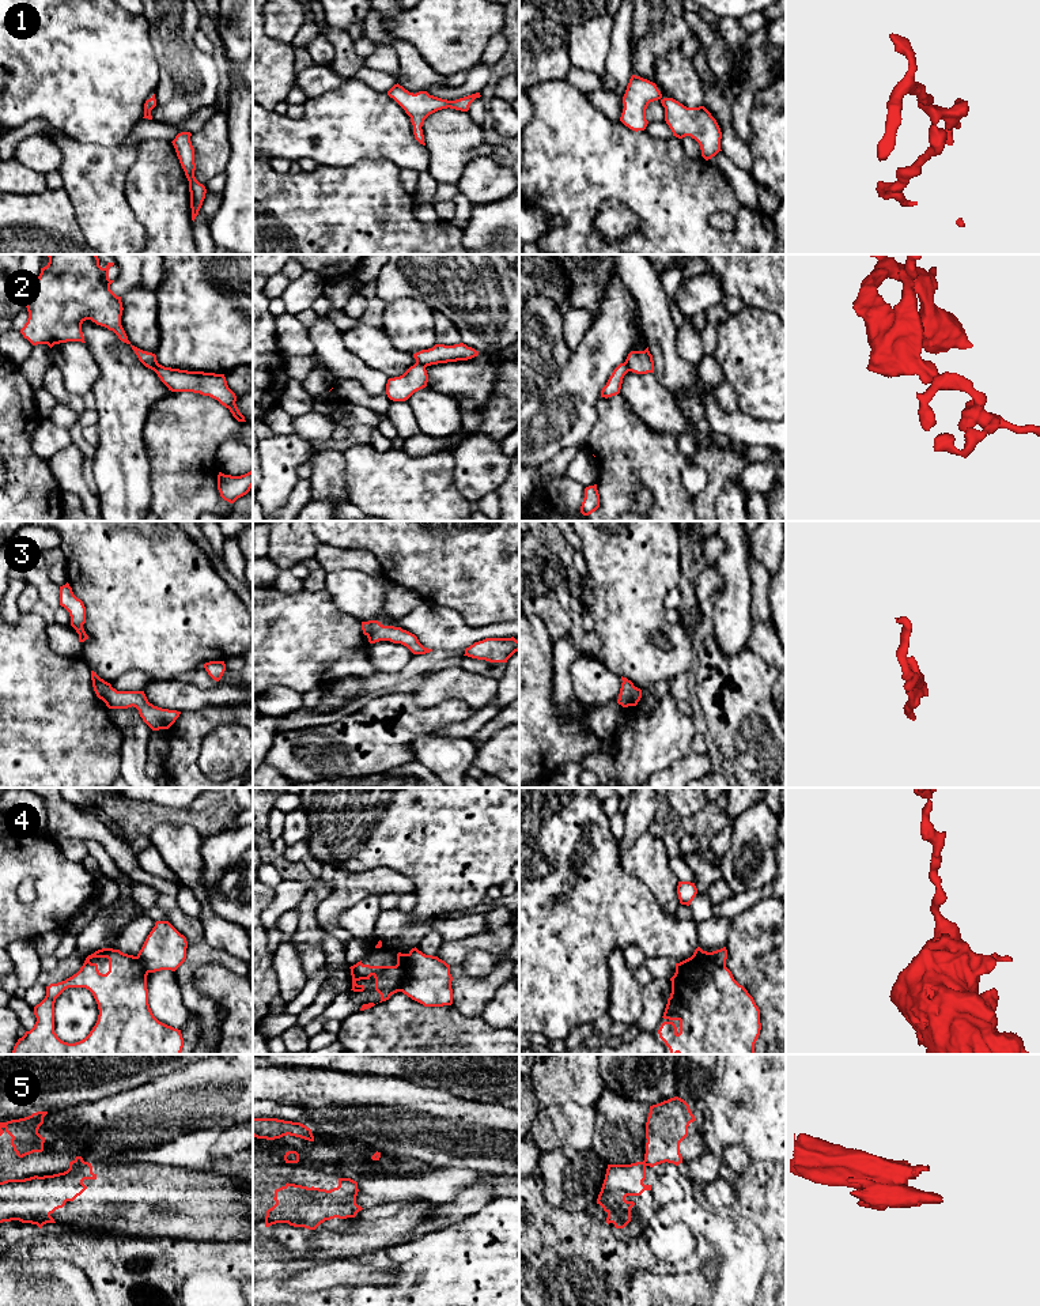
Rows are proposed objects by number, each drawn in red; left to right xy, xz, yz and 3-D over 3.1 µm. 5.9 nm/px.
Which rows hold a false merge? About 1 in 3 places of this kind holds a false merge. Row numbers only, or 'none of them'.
2, 4, 5

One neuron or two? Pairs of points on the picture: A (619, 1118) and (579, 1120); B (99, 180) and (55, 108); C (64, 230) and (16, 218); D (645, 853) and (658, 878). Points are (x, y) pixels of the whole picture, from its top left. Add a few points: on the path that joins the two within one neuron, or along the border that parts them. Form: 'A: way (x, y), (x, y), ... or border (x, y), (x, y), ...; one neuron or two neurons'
A: border (594, 1108), (594, 1136), (590, 1147); two neurons
B: border (68, 138), (76, 142), (108, 147); two neurons
C: way (52, 230), (29, 223); one neuron
D: way (646, 859), (655, 872); one neuron

